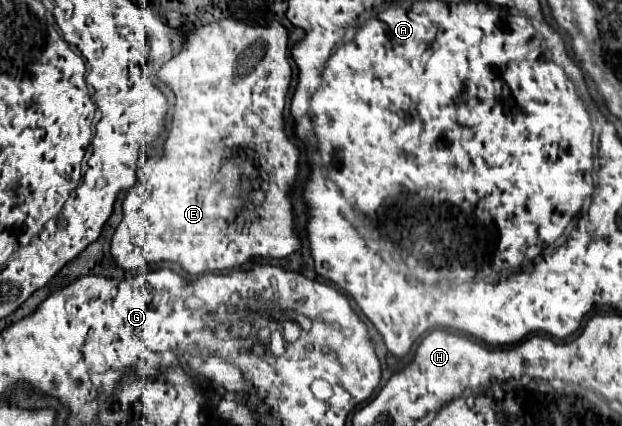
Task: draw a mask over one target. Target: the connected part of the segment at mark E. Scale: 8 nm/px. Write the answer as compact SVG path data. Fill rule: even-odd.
M237 20L213 22L187 36L183 50L175 58L171 58L171 64L165 64L159 70L159 76L171 84L177 96L175 114L177 124L183 126L181 132L191 134L189 138L193 138L195 134L195 140L191 144L165 144L163 156L157 160L149 178L129 188L123 202L123 220L115 228L111 240L111 254L117 266L121 266L123 270L145 272L151 264L179 262L181 268L189 274L205 274L237 268L249 258L283 258L285 254L295 252L299 248L299 242L295 240L293 232L291 204L287 192L289 184L297 176L297 148L287 140L283 132L283 106L291 80L291 66L287 62L287 30L277 22L271 22L265 28L249 26ZM241 148L259 158L259 182L251 186L251 192L265 192L263 204L251 202L251 210L255 210L255 222L251 222L251 226L247 226L247 222L235 222L235 218L229 218L231 210L243 208L225 208L227 204L221 198L219 186L219 180L223 178L223 158L229 158L231 152L237 152Z

